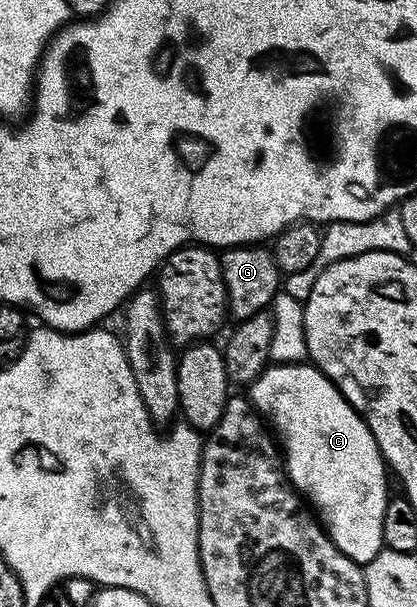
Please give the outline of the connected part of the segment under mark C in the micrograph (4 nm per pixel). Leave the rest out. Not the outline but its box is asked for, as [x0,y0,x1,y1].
[249,364,389,562]

